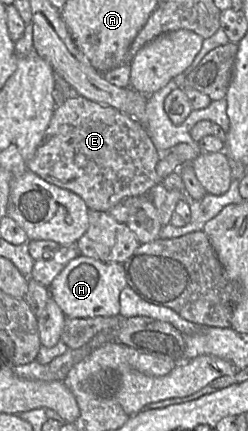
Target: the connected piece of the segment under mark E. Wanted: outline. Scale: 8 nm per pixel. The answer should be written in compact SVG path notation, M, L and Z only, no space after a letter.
M77 95L56 106L28 168L45 181L79 195L90 210L109 212L120 201L145 195L161 183L156 171L160 154L134 118Z

